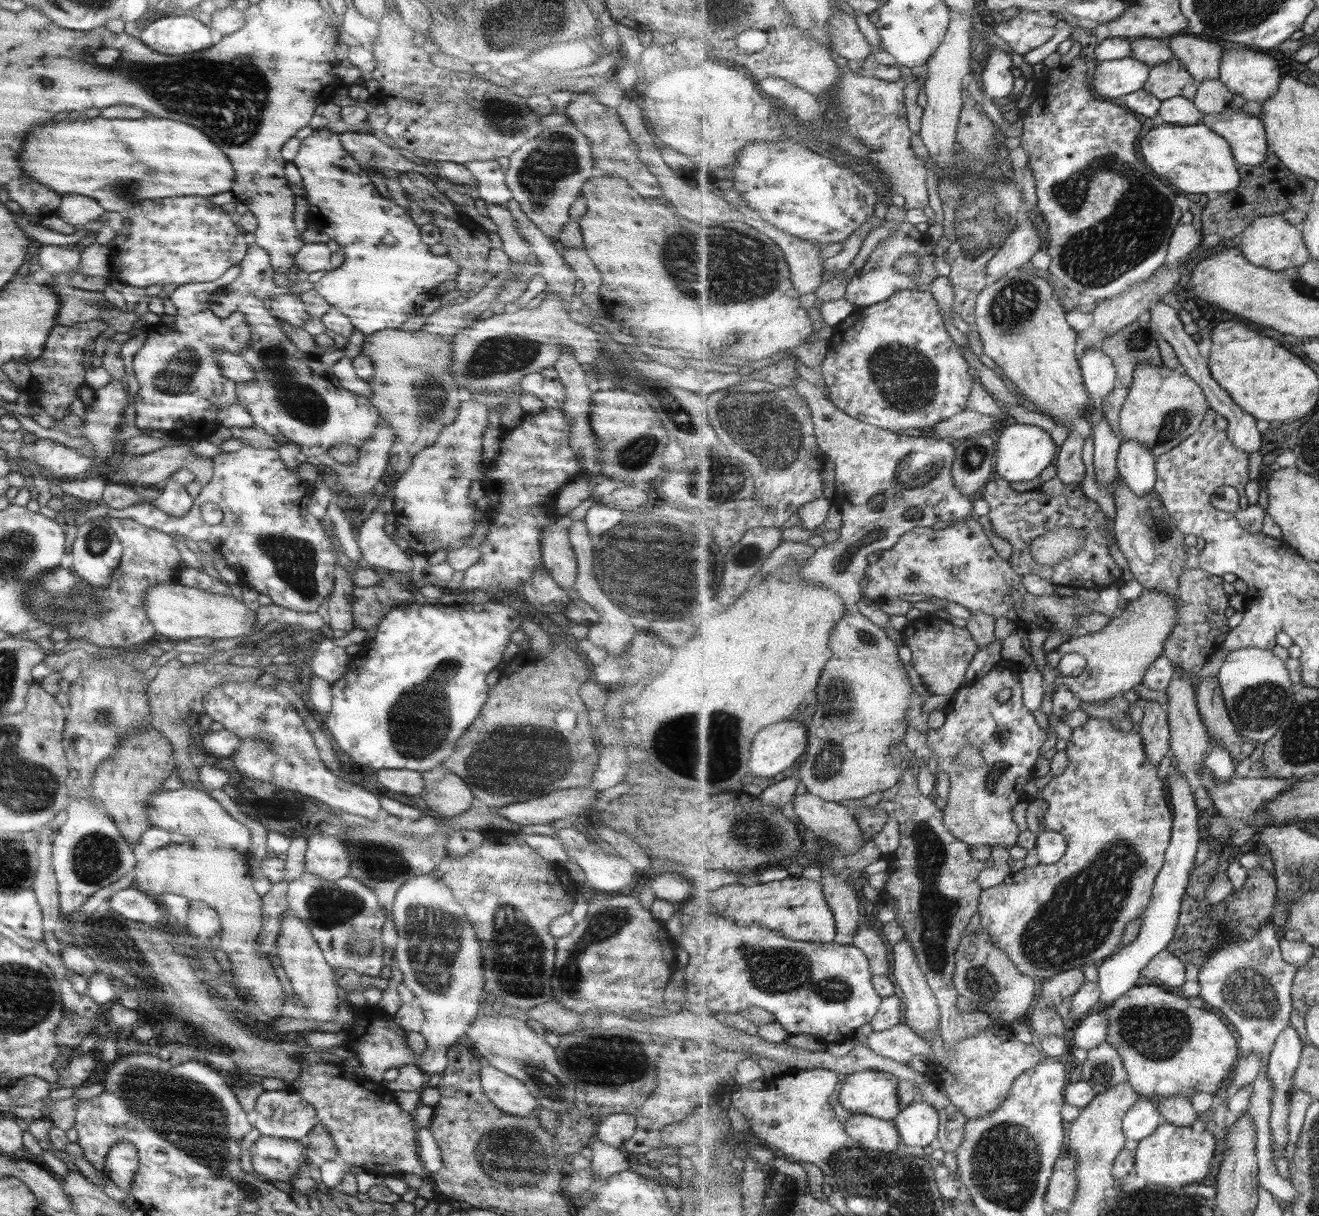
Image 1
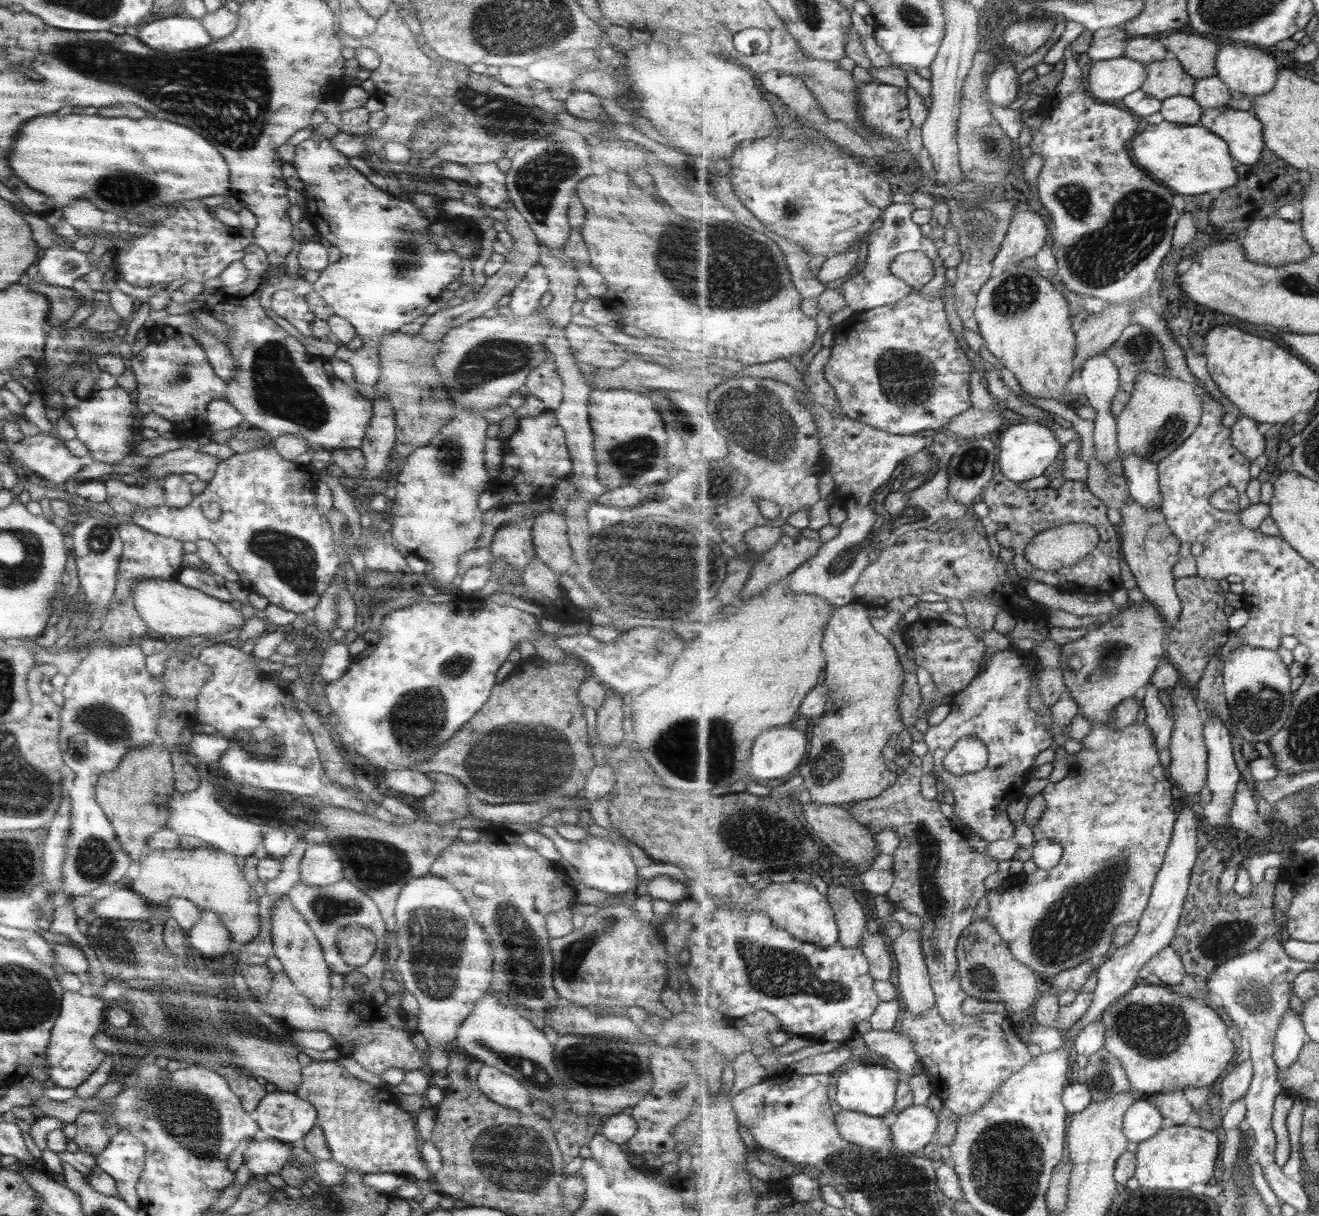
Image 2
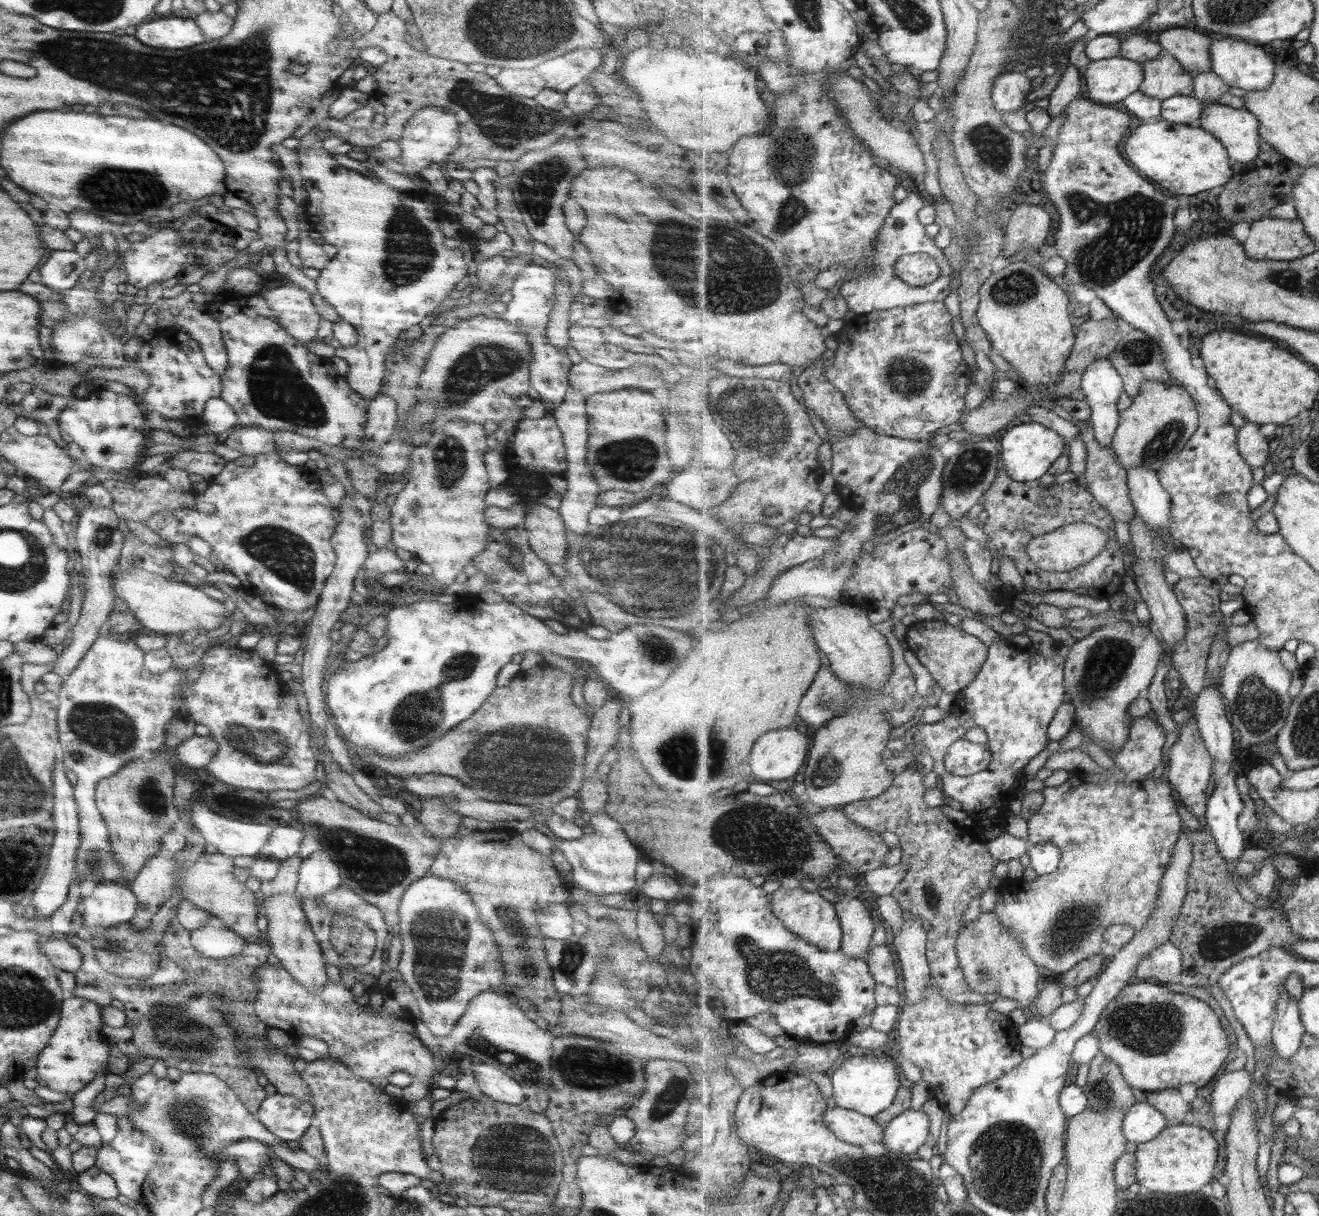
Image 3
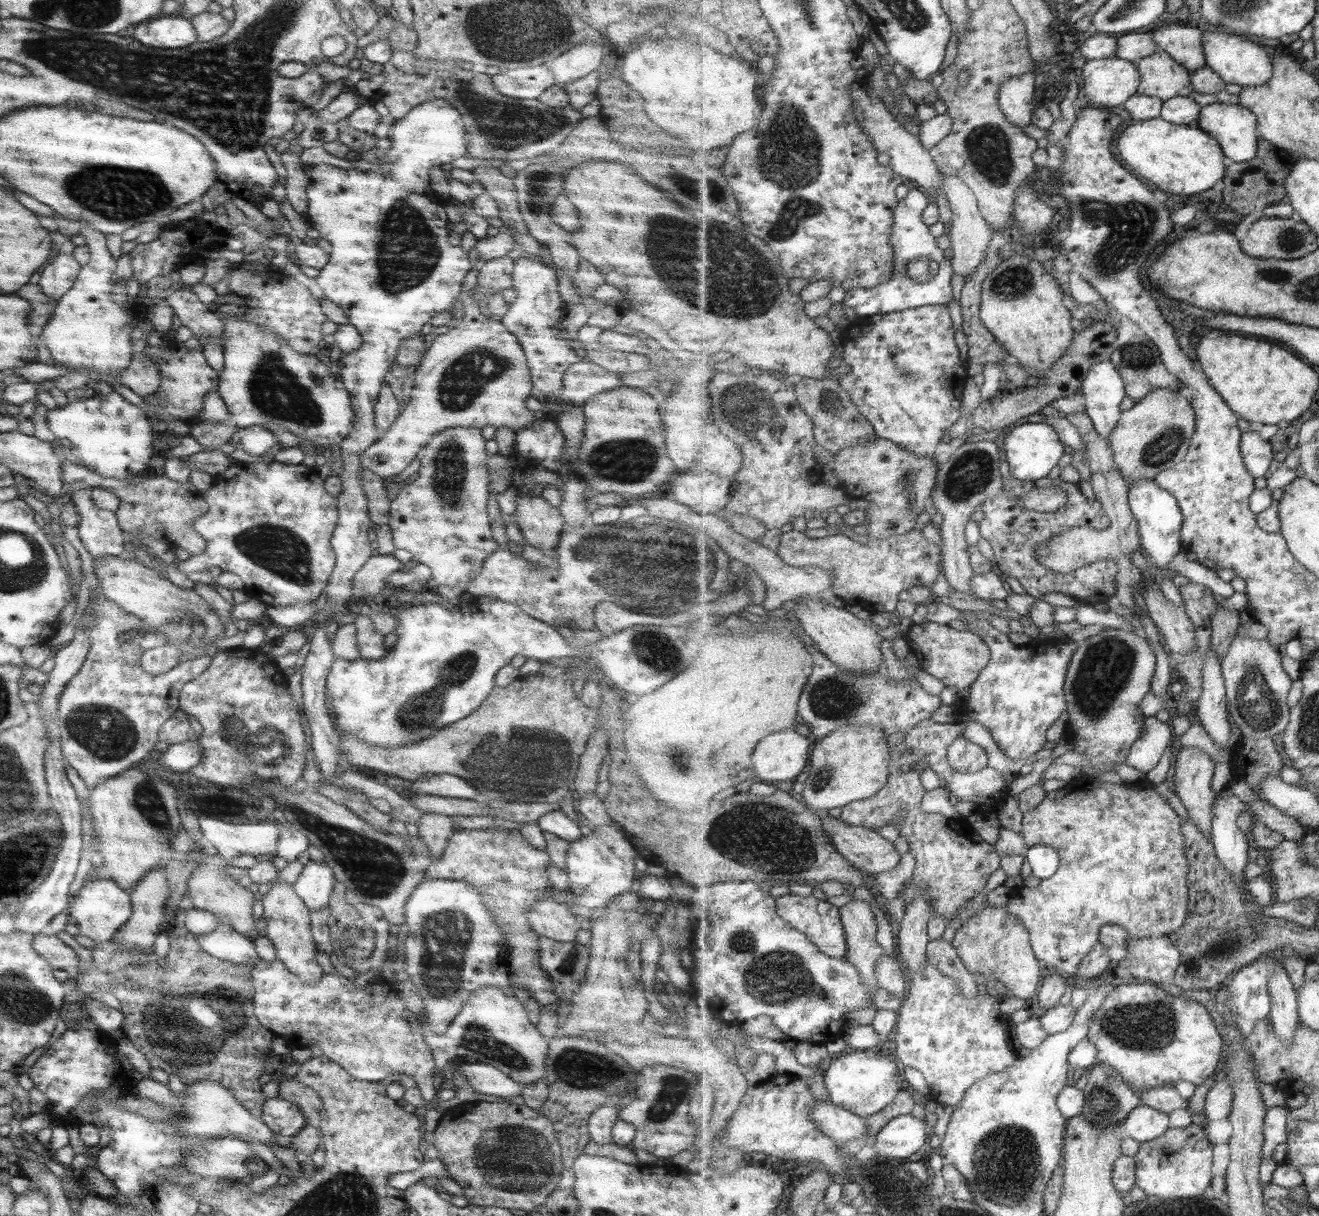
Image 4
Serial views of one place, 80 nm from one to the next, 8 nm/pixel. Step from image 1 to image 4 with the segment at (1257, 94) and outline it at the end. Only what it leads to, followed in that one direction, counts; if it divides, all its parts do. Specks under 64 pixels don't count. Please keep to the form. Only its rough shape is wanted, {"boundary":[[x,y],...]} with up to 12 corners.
{"boundary":[[1204,33],[1207,66],[1229,84],[1263,86],[1274,64],[1259,43]]}

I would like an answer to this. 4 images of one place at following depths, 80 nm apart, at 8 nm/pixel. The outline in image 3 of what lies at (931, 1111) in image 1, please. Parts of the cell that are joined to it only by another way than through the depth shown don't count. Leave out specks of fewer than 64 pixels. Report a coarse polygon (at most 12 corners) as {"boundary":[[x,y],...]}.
{"boundary":[[922,1109],[902,1112],[884,1127],[888,1154],[916,1156],[930,1138]]}

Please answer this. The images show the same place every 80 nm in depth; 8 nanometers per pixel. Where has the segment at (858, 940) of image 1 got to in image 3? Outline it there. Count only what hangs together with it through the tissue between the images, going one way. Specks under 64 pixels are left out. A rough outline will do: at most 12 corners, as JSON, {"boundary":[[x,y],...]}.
{"boundary":[[890,946],[874,947],[866,961],[878,984],[899,986],[902,964]]}

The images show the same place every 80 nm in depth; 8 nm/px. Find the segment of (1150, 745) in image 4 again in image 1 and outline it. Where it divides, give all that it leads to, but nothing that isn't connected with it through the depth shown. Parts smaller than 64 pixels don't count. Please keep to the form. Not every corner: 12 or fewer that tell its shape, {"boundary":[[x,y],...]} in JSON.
{"boundary":[[1138,727],[1072,729],[1043,787],[1066,855],[983,889],[1040,980],[1115,955],[1174,811]]}

